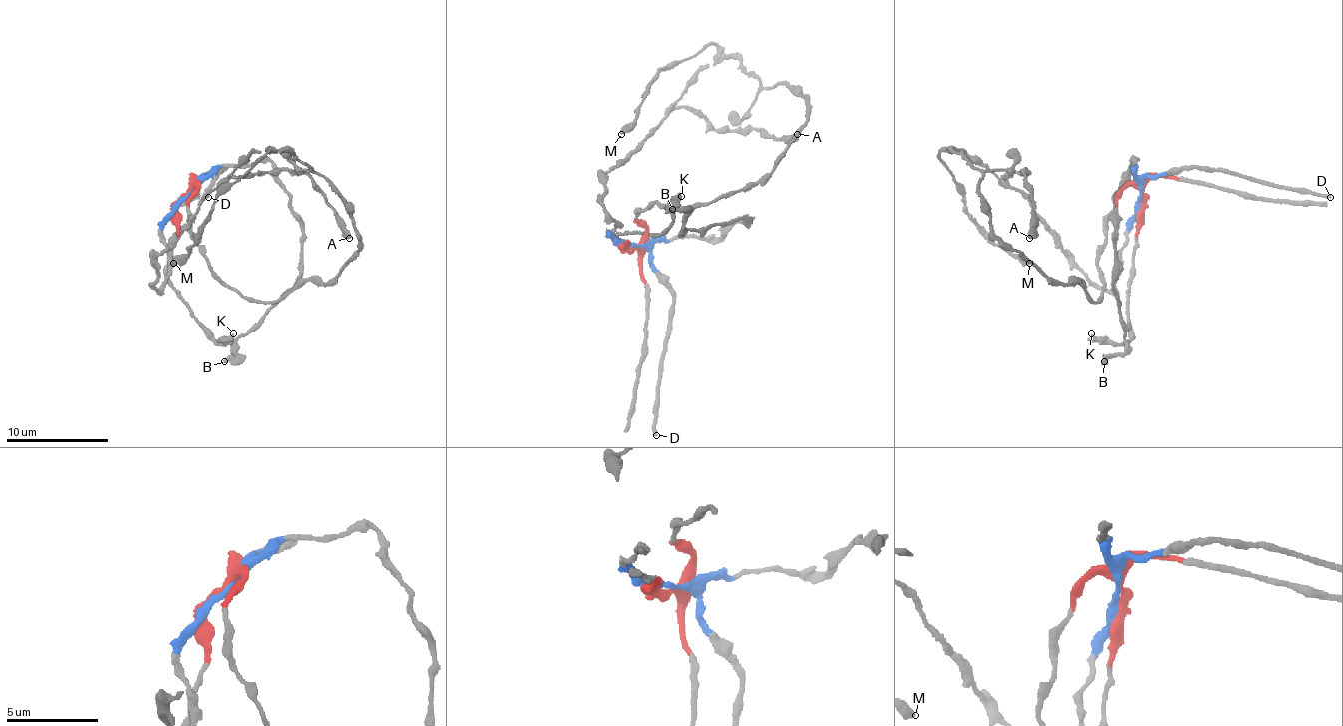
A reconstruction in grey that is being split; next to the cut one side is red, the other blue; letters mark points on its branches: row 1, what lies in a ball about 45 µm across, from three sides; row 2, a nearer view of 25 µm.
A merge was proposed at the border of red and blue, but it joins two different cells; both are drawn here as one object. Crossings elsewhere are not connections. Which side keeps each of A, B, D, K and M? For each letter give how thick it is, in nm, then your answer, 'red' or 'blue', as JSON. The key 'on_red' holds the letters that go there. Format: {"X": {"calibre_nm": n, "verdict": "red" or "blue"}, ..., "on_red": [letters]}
{"A": {"calibre_nm": 500, "verdict": "blue"}, "B": {"calibre_nm": 400, "verdict": "blue"}, "D": {"calibre_nm": 280, "verdict": "blue"}, "K": {"calibre_nm": 440, "verdict": "red"}, "M": {"calibre_nm": 480, "verdict": "red"}, "on_red": ["K", "M"]}

